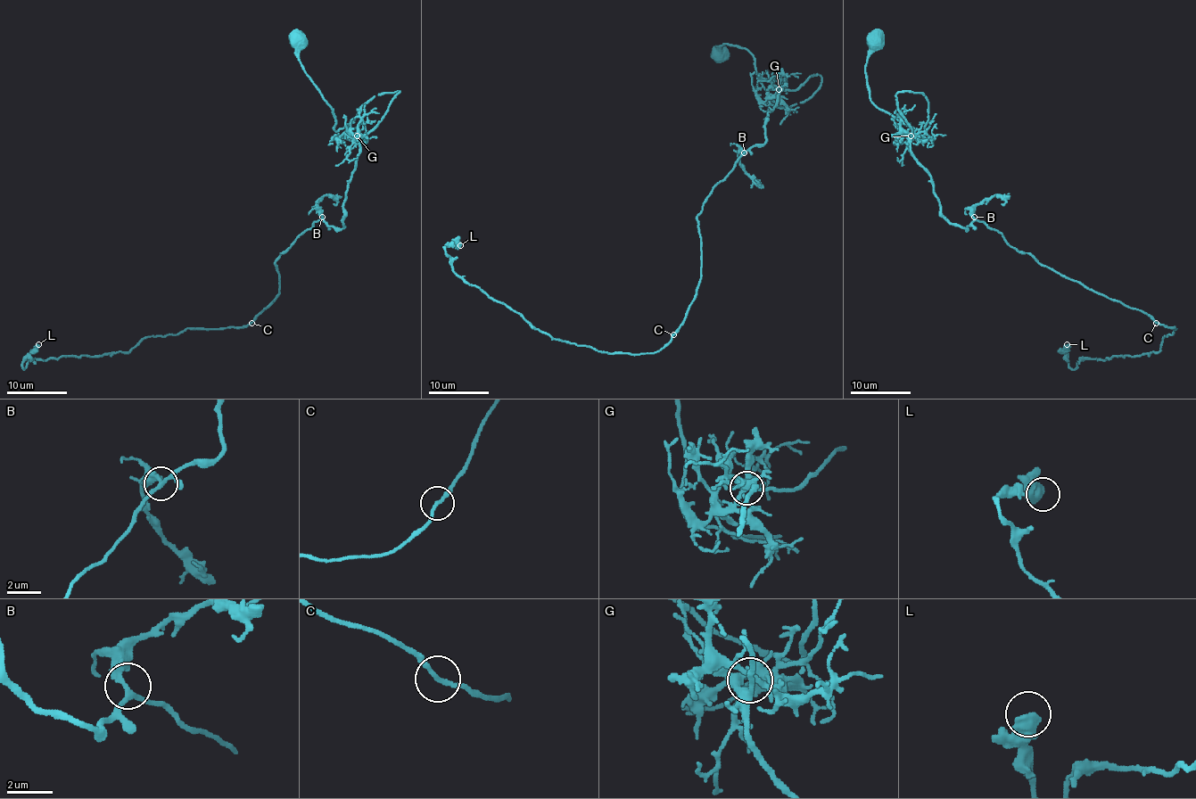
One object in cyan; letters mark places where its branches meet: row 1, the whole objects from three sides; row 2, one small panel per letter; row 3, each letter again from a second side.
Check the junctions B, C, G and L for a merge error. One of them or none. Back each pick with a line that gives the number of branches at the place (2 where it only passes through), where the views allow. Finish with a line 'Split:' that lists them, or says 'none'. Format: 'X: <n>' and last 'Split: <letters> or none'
Split: none

